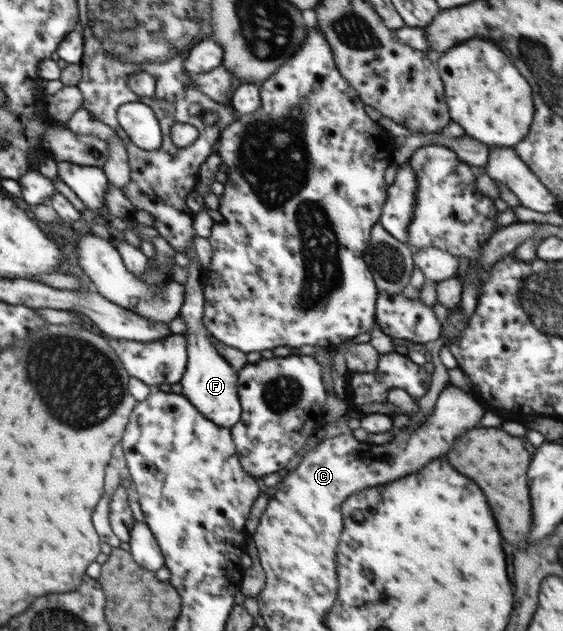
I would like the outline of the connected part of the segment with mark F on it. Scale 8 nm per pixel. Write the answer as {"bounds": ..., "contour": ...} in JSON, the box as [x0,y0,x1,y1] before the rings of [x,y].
{"bounds":[178,232,243,428],"contour":[[[193,232],[193,237],[189,239],[191,243],[184,251],[184,254],[191,260],[189,260],[189,267],[187,268],[189,273],[187,282],[182,285],[185,291],[185,303],[183,303],[178,315],[187,325],[183,337],[185,342],[187,342],[188,361],[185,373],[183,373],[180,381],[181,390],[183,391],[181,394],[187,397],[199,412],[203,413],[207,419],[213,421],[217,426],[231,428],[240,421],[243,414],[238,395],[238,370],[231,367],[229,362],[211,343],[211,334],[202,322],[202,317],[204,316],[203,280],[205,277],[204,268],[199,261],[195,245],[193,244],[195,237],[196,233]]]}

